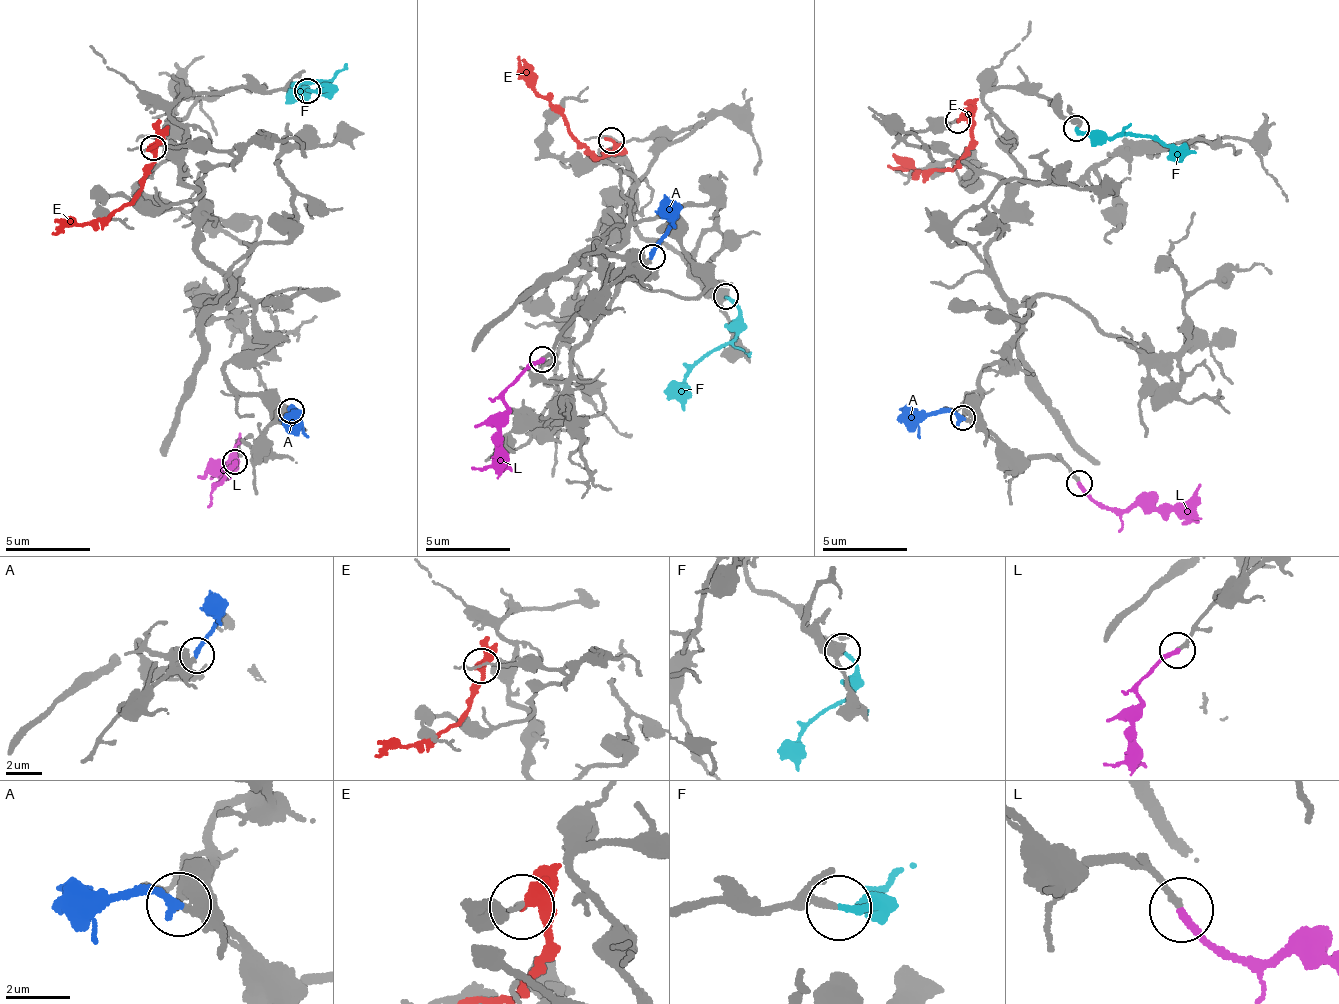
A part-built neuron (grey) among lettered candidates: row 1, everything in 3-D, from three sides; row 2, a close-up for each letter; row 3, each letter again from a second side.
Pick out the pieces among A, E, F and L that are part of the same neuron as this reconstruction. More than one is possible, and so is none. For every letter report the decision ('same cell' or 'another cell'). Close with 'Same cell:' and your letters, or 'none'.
A: same cell
E: another cell
F: same cell
L: same cell
Same cell: A, F, L

